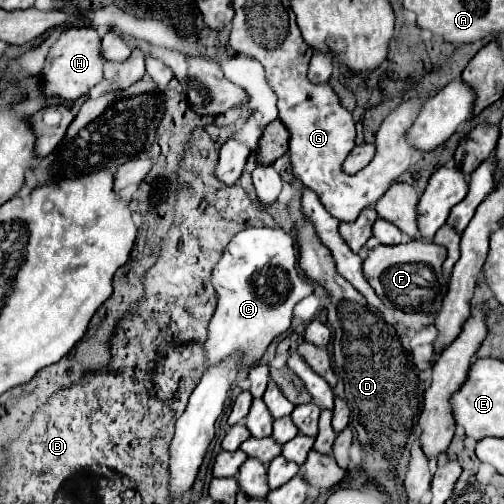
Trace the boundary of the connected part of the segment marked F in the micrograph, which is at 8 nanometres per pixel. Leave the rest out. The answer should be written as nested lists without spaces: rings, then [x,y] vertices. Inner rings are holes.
[[[379,218],[373,226],[373,236],[381,242],[377,248],[371,248],[367,254],[367,260],[363,262],[363,274],[377,292],[377,296],[399,310],[405,312],[439,312],[443,296],[447,294],[447,282],[443,278],[443,262],[447,258],[447,250],[433,242],[423,240],[411,240],[407,244],[401,244],[405,240],[403,232]],[[383,244],[397,244],[397,246],[383,246]]]

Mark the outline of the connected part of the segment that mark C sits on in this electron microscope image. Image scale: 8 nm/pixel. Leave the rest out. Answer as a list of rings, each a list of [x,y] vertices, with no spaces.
[[[247,228],[239,232],[213,270],[213,286],[219,302],[209,322],[207,364],[223,360],[231,352],[243,356],[241,366],[255,364],[269,342],[289,330],[295,304],[313,294],[313,284],[299,268],[297,240],[283,228]]]

